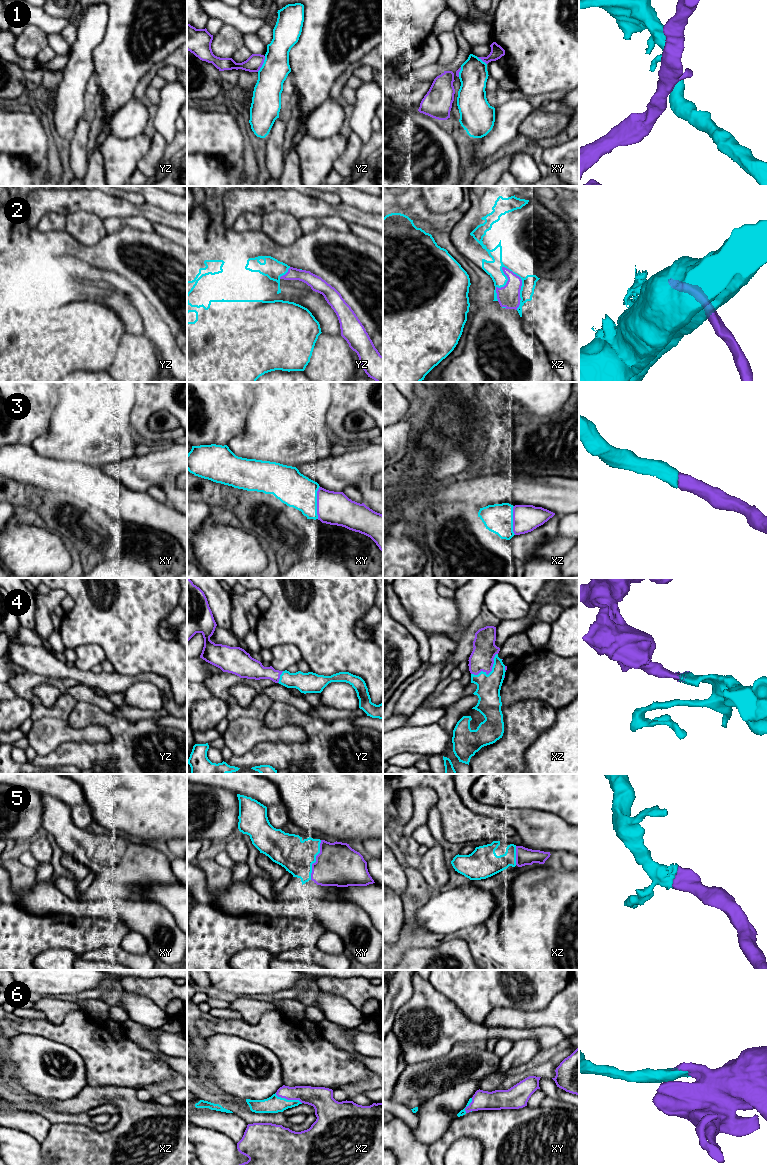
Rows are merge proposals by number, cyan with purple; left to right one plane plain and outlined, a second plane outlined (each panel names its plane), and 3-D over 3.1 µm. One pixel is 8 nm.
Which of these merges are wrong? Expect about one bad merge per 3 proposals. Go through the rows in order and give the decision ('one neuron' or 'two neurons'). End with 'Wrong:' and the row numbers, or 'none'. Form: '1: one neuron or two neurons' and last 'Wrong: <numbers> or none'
1: two neurons
2: two neurons
3: one neuron
4: one neuron
5: one neuron
6: one neuron
Wrong: 1, 2

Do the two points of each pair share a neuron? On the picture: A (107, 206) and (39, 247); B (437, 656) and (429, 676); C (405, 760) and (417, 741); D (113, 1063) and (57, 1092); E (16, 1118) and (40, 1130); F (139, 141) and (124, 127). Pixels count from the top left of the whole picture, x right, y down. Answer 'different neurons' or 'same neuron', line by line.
A: different neurons
B: different neurons
C: different neurons
D: different neurons
E: same neuron
F: different neurons

